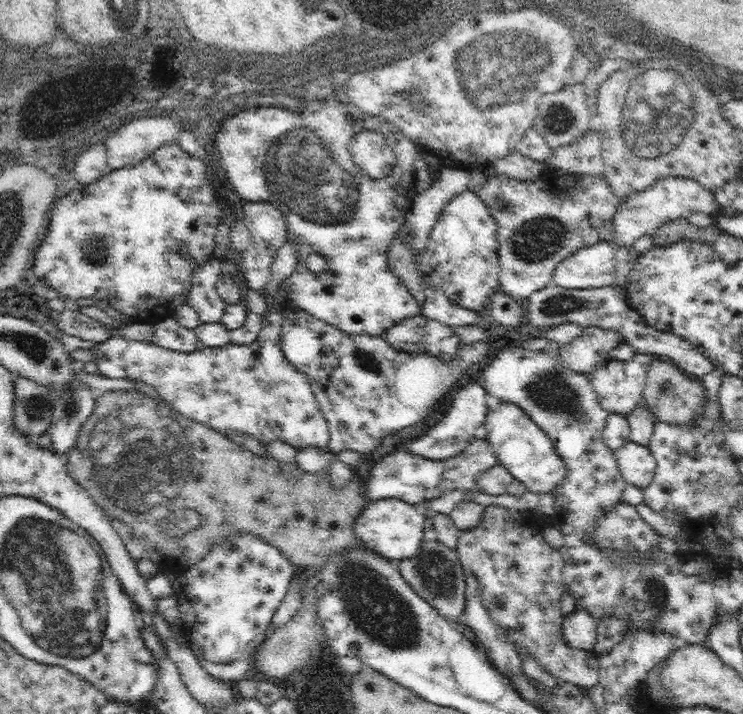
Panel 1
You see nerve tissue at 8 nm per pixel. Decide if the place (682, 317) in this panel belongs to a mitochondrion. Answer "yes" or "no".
no

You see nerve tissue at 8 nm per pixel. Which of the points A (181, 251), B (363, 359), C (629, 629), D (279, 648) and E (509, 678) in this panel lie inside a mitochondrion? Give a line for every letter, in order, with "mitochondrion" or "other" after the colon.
A: other
B: mitochondrion
C: other
D: mitochondrion
E: other

